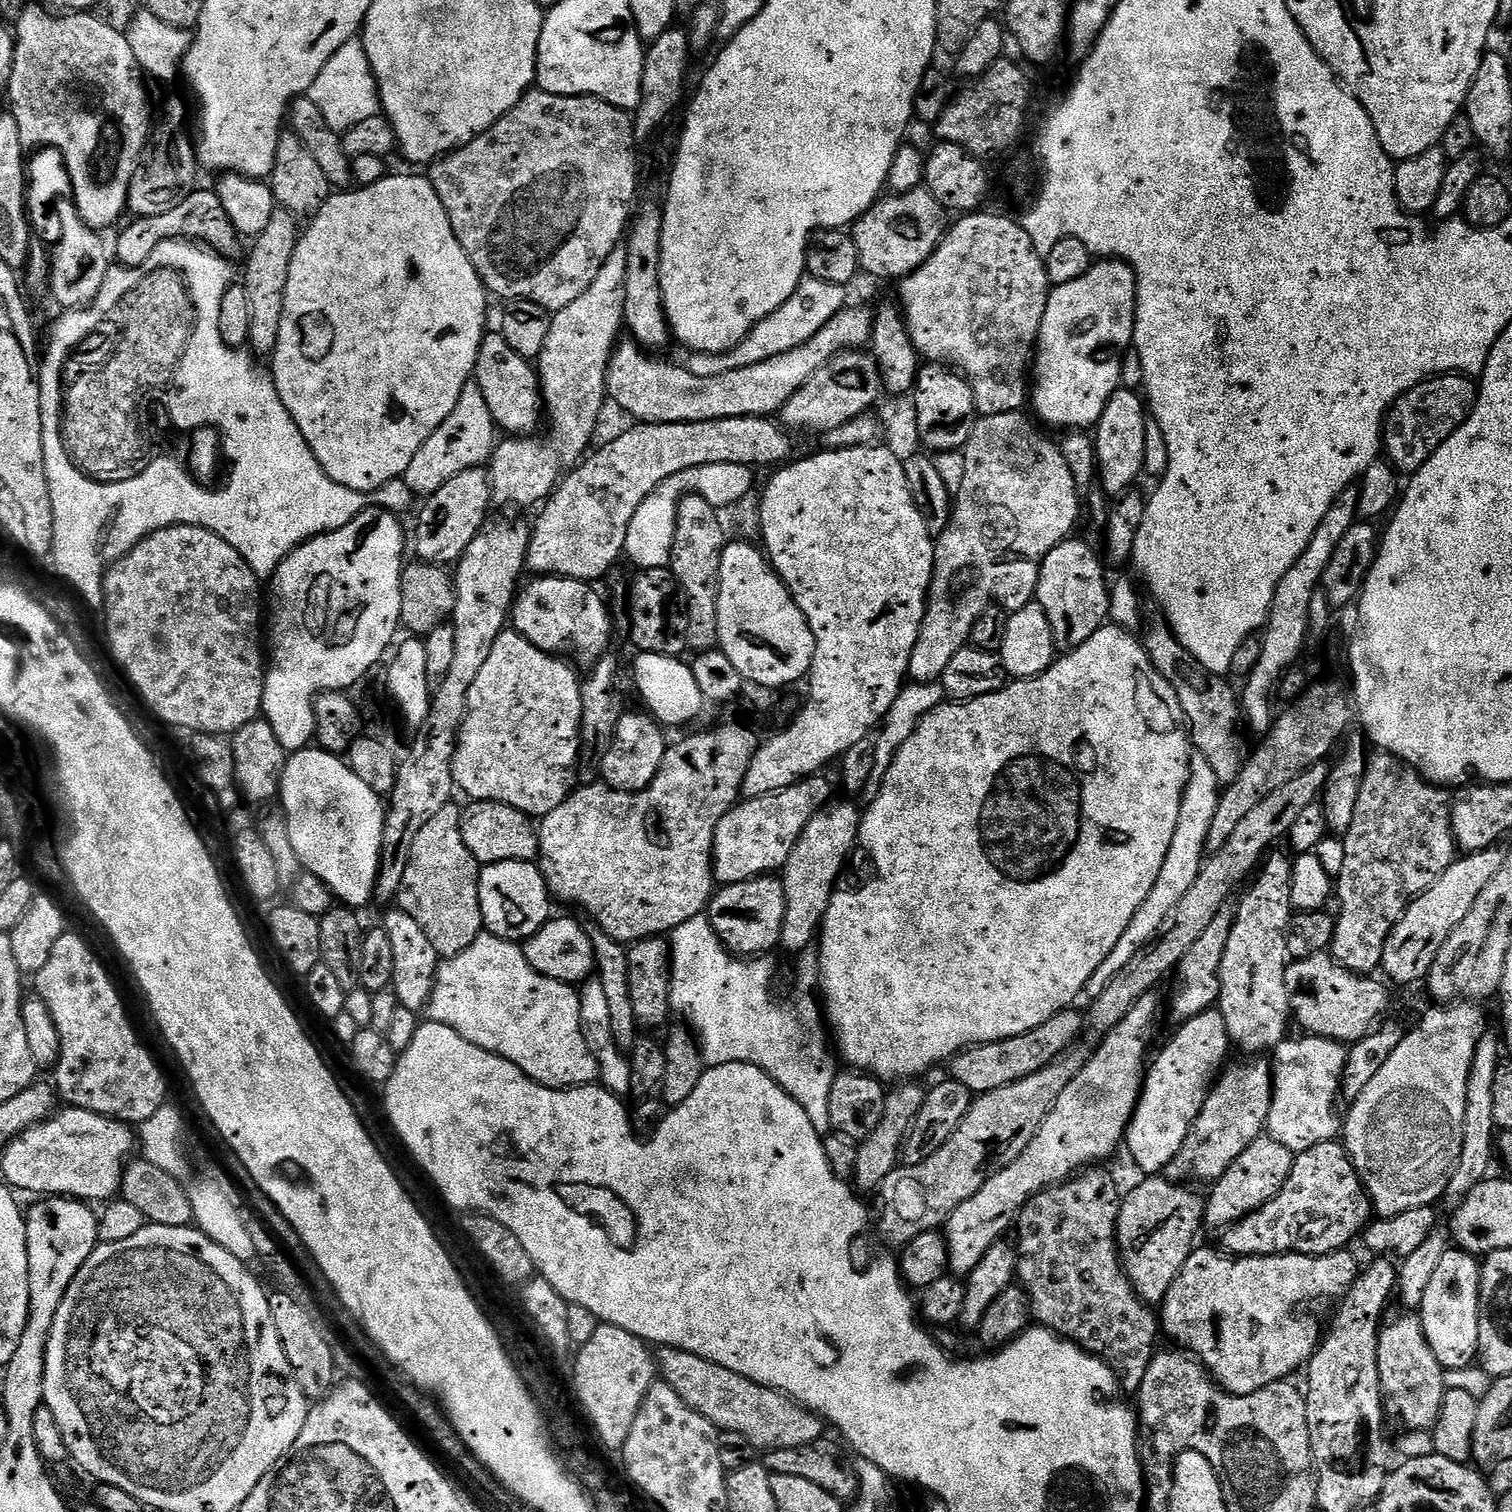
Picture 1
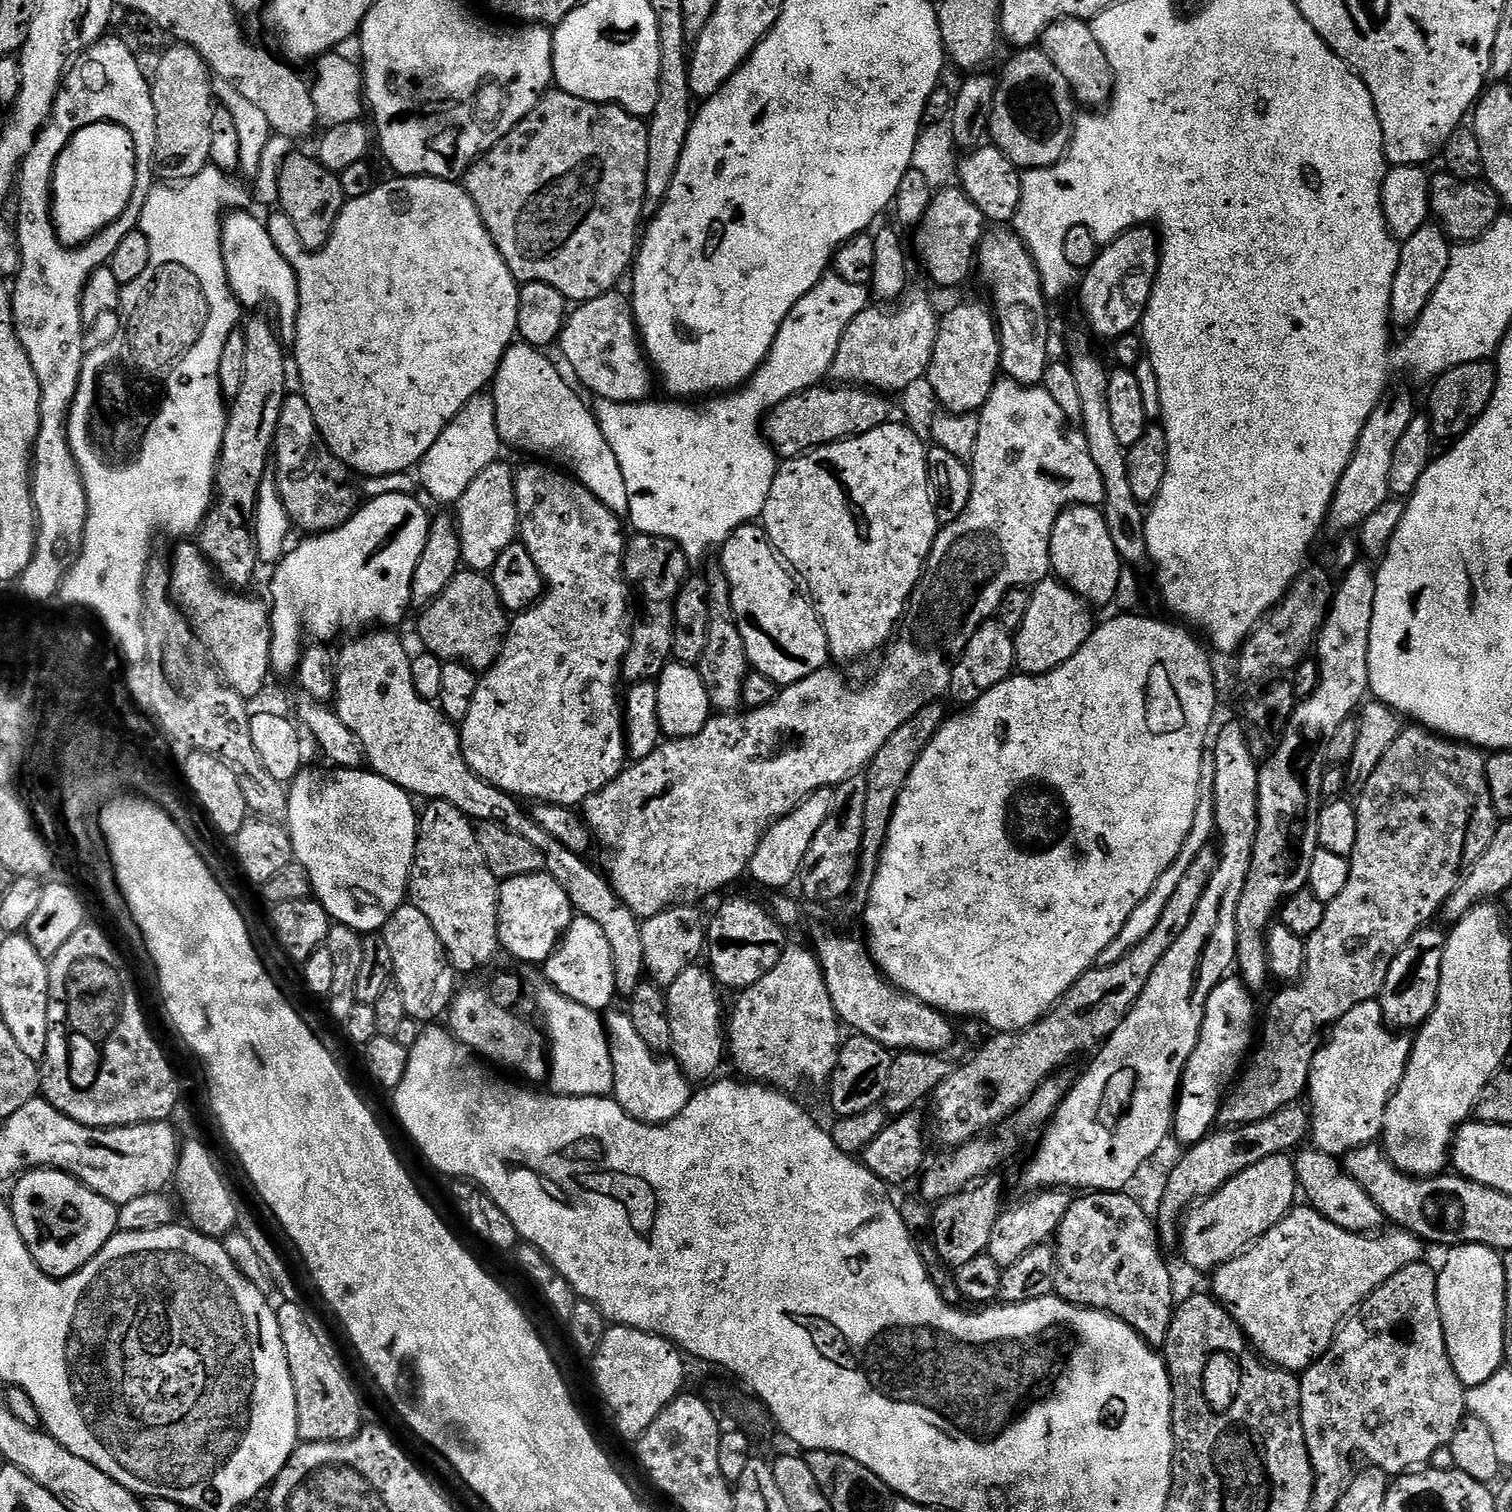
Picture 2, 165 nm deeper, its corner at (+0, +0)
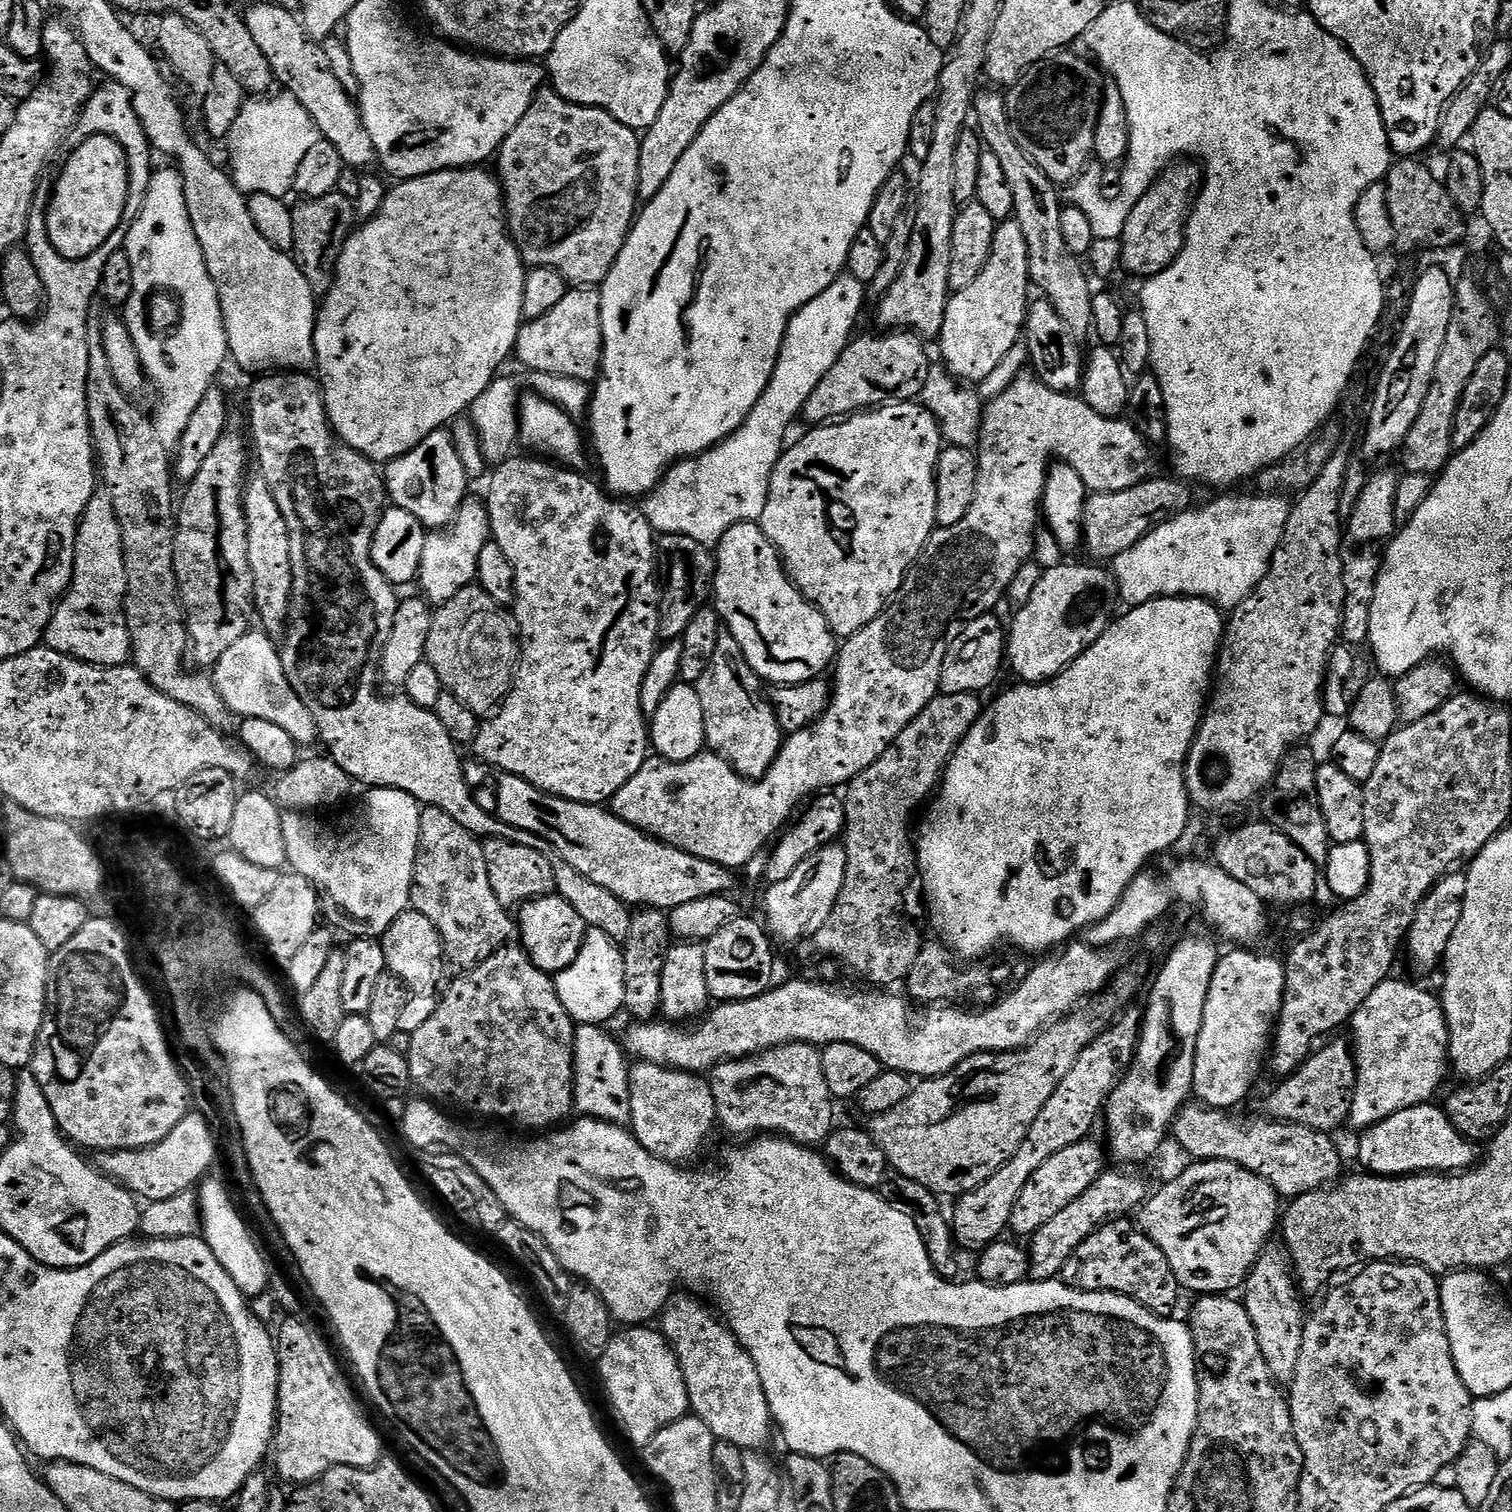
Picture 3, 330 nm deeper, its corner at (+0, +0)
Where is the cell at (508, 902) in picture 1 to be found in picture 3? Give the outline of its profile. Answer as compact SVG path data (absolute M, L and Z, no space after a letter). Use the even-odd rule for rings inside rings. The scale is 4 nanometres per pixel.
M558 894L540 896L529 904L521 904L518 909L518 940L529 958L538 966L538 970L555 974L566 970L574 958L578 958L578 950L582 950L582 942L586 925L582 914L570 906Z

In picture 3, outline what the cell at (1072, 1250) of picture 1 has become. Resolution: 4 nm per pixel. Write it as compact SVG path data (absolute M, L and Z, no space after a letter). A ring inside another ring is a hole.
M1128 1218L1110 1220L1090 1234L1066 1262L1062 1283L1078 1292L1113 1292L1138 1302L1156 1316L1171 1317L1175 1313L1172 1311L1176 1308L1176 1299L1182 1295L1174 1270L1170 1270L1166 1254L1130 1221Z

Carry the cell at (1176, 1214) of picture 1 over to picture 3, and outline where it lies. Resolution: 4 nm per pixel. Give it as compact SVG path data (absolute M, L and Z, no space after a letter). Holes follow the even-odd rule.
M1347 1039L1331 1040L1324 1042L1329 1042L1329 1044L1321 1043L1293 1076L1285 1076L1277 1083L1280 1085L1264 1100L1263 1115L1267 1119L1306 1126L1310 1130L1318 1130L1329 1134L1336 1134L1336 1131L1343 1124L1347 1125L1349 1123L1348 1115L1352 1109L1352 1099L1356 1093L1356 1053L1353 1052L1352 1045Z

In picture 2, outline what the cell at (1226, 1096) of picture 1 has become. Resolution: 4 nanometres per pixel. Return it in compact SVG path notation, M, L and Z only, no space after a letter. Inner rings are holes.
M1408 727L1401 731L1399 738L1394 742L1394 746L1390 746L1390 750L1386 750L1382 762L1378 762L1378 770L1374 770L1374 774L1370 774L1370 782L1366 782L1366 786L1358 793L1358 799L1355 801L1356 817L1358 818L1358 842L1354 842L1354 850L1348 861L1350 878L1346 878L1346 887L1343 888L1342 894L1338 894L1338 898L1327 901L1321 925L1306 937L1304 968L1298 982L1292 982L1281 987L1284 989L1269 1002L1268 1017L1264 1020L1264 1033L1261 1036L1259 1033L1258 1043L1255 1045L1250 1059L1245 1063L1238 1079L1233 1083L1230 1091L1225 1095L1224 1103L1220 1106L1218 1120L1221 1125L1235 1126L1237 1124L1249 1124L1250 1122L1262 1122L1266 1118L1270 1118L1270 1114L1285 1108L1287 1104L1297 1103L1298 1098L1305 1095L1310 1066L1318 1047L1316 1035L1323 1028L1325 1030L1331 1029L1336 1021L1346 1014L1350 1014L1350 1010L1354 1010L1354 1006L1379 997L1382 986L1386 982L1386 974L1390 970L1390 962L1400 953L1402 946L1406 946L1406 942L1410 942L1410 938L1415 932L1420 927L1427 925L1431 921L1428 919L1435 912L1437 915L1443 909L1444 903L1456 893L1456 887L1460 885L1460 881L1464 879L1468 869L1492 845L1492 840L1496 837L1498 817L1490 798L1490 786L1486 778L1485 753L1481 749L1469 747L1467 749L1467 760L1464 757L1465 749L1457 741L1437 736L1435 732L1429 732L1427 728Z

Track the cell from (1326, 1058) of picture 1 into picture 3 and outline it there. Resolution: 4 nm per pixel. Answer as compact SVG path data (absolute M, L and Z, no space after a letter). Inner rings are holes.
M1396 979L1382 981L1374 994L1362 1002L1350 1021L1350 1043L1356 1053L1356 1093L1348 1118L1351 1127L1356 1127L1356 1130L1367 1130L1390 1118L1390 1114L1398 1110L1429 1103L1444 1080L1444 1071L1447 1073L1450 1068L1448 1023L1444 1017L1444 1007L1433 993L1431 996L1424 988L1415 988L1404 980Z

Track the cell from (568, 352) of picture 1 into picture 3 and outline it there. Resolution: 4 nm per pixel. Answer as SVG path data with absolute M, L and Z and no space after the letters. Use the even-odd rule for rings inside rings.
M465 499L452 519L451 524L443 530L432 530L425 535L422 546L422 562L418 573L418 585L423 599L433 606L450 602L458 590L471 585L476 580L478 570L478 554L482 554L482 546L490 542L492 527L488 517L488 506L483 499Z

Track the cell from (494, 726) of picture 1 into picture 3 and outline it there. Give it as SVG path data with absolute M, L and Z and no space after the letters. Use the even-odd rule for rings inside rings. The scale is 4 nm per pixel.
M524 454L528 456L513 455L507 460L501 460L495 465L496 473L492 476L492 481L488 484L488 496L486 495L486 503L488 506L488 517L490 518L490 526L492 527L491 539L498 545L502 546L502 550L506 553L506 559L509 560L510 566L514 566L514 582L516 583L516 603L514 605L514 623L518 629L518 639L520 641L520 663L516 670L516 678L512 682L512 689L508 691L508 697L504 703L500 705L495 714L489 715L487 719L480 725L480 733L476 735L474 751L477 752L479 759L485 765L491 766L493 769L501 768L501 773L509 776L517 776L526 782L530 782L538 790L549 792L555 796L561 796L567 800L574 802L582 802L583 804L607 805L614 794L618 794L618 790L622 790L622 786L626 786L626 782L630 782L630 778L634 778L634 774L638 774L638 770L642 770L644 763L650 758L650 728L646 723L646 717L640 699L642 698L642 678L646 678L646 670L650 670L650 662L652 656L658 647L658 637L660 635L660 588L658 587L658 573L656 570L656 541L657 533L650 526L650 522L646 518L643 507L634 505L632 502L625 502L620 498L613 498L599 483L596 484L592 480L587 480L580 470L573 470L567 466L561 466L556 462L549 462L544 458L537 458L532 454ZM601 536L604 539L604 545L599 548L596 545L596 539Z

